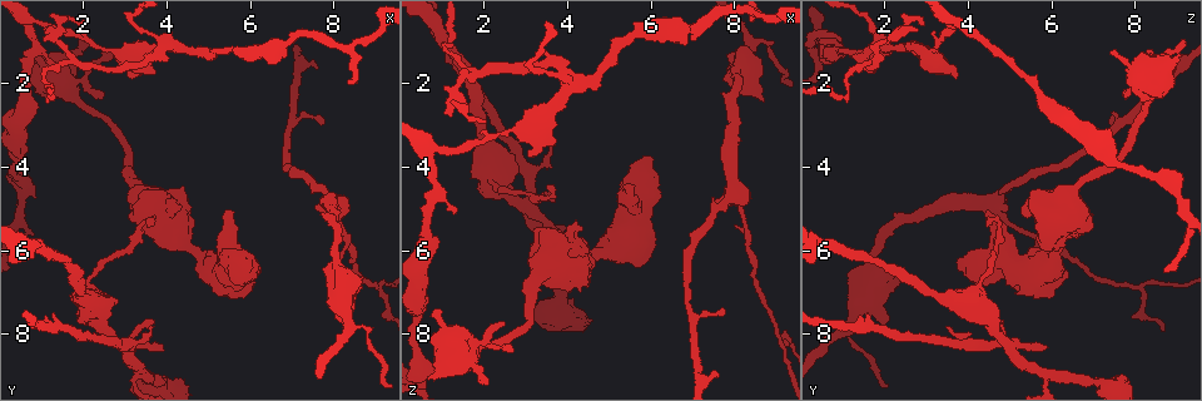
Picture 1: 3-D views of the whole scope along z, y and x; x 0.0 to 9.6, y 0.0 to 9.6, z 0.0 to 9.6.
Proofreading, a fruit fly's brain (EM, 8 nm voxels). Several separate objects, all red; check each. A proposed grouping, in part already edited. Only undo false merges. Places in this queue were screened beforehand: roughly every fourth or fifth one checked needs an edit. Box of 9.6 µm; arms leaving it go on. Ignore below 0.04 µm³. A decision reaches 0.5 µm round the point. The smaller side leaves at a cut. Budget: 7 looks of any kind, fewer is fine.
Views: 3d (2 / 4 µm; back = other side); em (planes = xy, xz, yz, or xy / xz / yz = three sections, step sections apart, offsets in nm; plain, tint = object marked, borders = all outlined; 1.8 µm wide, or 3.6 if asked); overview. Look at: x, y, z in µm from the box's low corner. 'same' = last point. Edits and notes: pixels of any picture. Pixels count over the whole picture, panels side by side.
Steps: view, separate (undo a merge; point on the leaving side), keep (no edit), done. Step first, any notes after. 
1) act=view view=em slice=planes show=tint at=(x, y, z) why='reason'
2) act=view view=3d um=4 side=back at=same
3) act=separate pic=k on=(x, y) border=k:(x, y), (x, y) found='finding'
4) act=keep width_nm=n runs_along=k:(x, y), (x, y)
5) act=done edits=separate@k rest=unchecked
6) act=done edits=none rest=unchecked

act=view view=em slice=planes show=tint at=(4.15, 1.10, 2.05) why='sudden change in width'

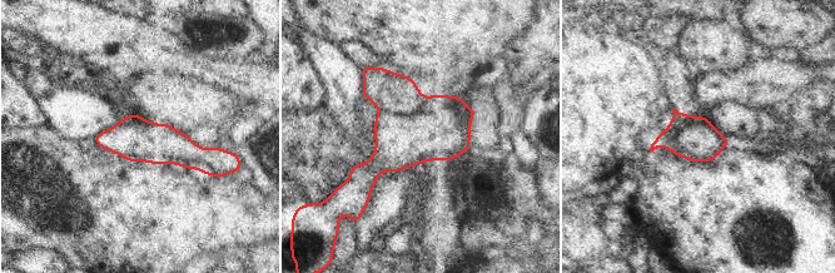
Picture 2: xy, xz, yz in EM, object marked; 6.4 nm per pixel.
act=separate pic=2 on=(392, 93) width_nm=280 found='a second cell is stuck on'

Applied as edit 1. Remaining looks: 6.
act=view view=3d um=4 at=(4.20, 5.55, 6.10) why='thin neck'

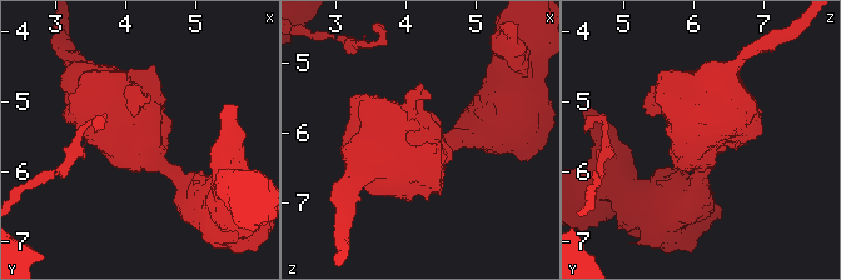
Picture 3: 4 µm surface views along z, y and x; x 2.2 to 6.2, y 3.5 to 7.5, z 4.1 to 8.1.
act=view view=em um=3.6 slice=xz step=4 show=tint at=same

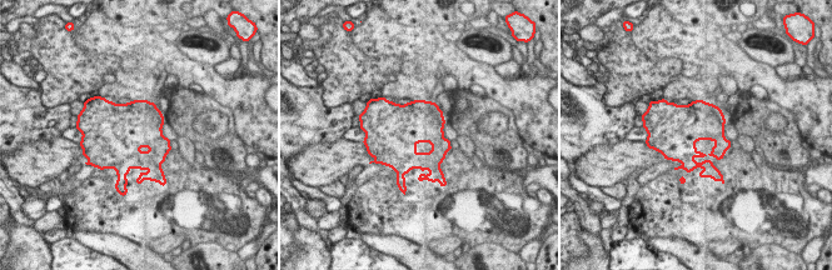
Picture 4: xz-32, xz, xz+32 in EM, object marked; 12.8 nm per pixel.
act=view view=em um=3.6 slice=planes show=tint at=same why='cut it another way'

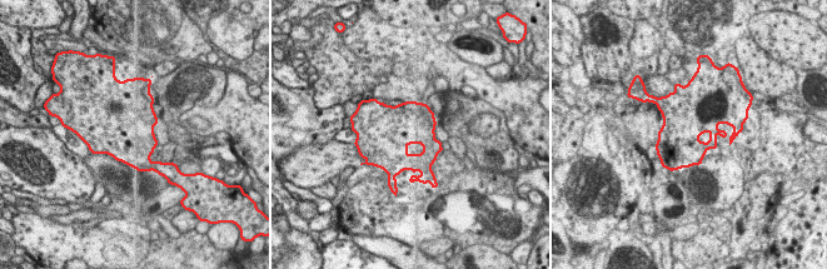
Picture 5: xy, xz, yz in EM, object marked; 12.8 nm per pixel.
act=separate pic=5 on=(163, 169) width_nm=550 border=5:(149, 162), (140, 170) found='two cells meet here'

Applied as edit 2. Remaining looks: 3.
act=view view=em um=3.6 slice=planes show=plain at=(8.15, 5.45, 5.10) why='sudden change in width'

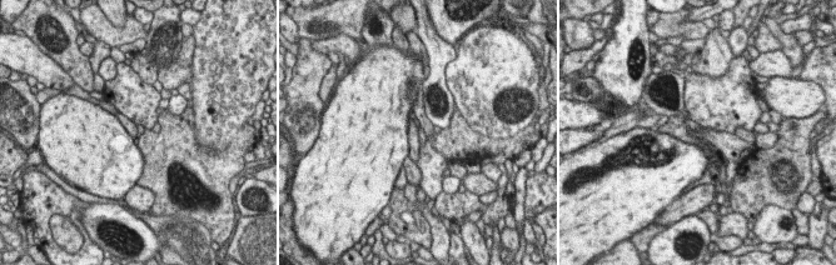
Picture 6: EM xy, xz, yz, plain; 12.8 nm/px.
act=view view=em um=3.6 slice=planes show=tint at=same

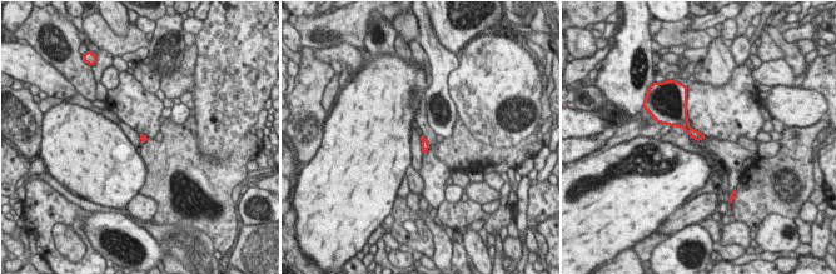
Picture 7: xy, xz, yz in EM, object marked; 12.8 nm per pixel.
act=keep found='one cell here'

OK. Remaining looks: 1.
act=done edits=separate@2,separate@5 rest=unchecked

